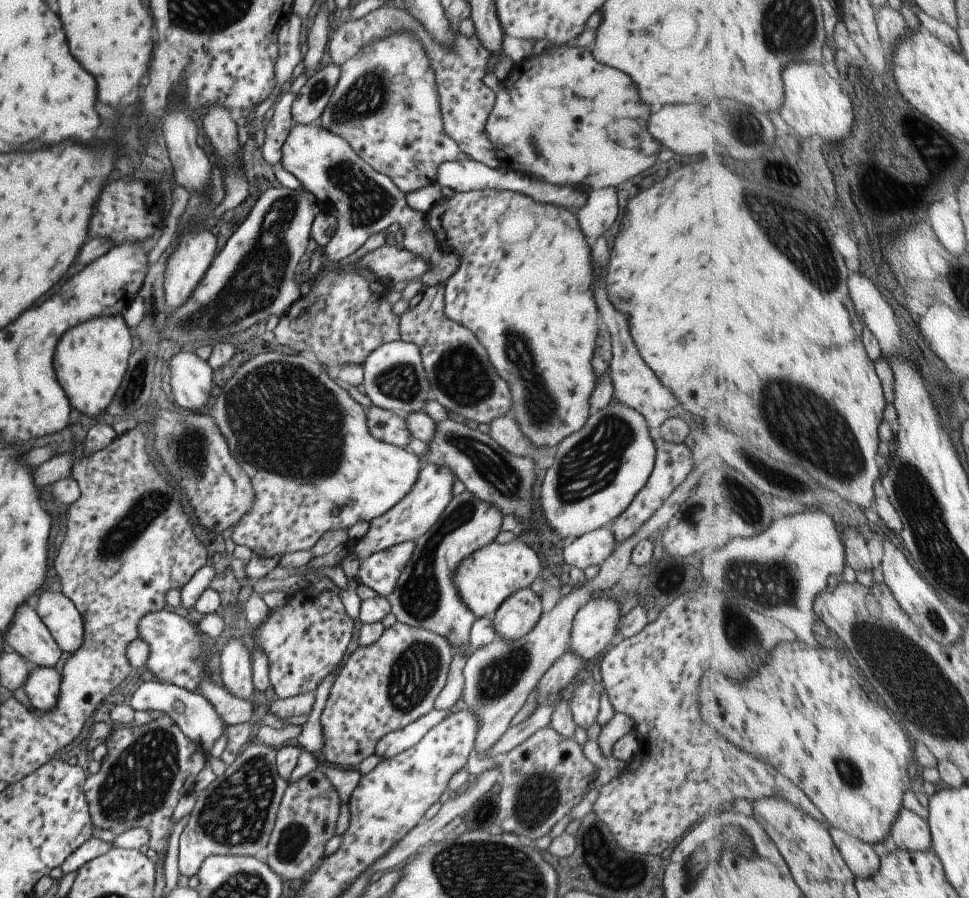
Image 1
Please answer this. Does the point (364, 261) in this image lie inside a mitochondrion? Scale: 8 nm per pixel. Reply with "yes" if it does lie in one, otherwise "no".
no

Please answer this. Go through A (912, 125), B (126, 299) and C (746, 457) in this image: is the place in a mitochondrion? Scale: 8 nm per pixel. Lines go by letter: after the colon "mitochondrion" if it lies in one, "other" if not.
A: other
B: other
C: mitochondrion

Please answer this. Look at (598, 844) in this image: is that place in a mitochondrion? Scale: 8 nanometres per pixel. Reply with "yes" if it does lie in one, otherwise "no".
no

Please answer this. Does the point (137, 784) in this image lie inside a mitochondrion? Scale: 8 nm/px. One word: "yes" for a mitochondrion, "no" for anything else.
yes

